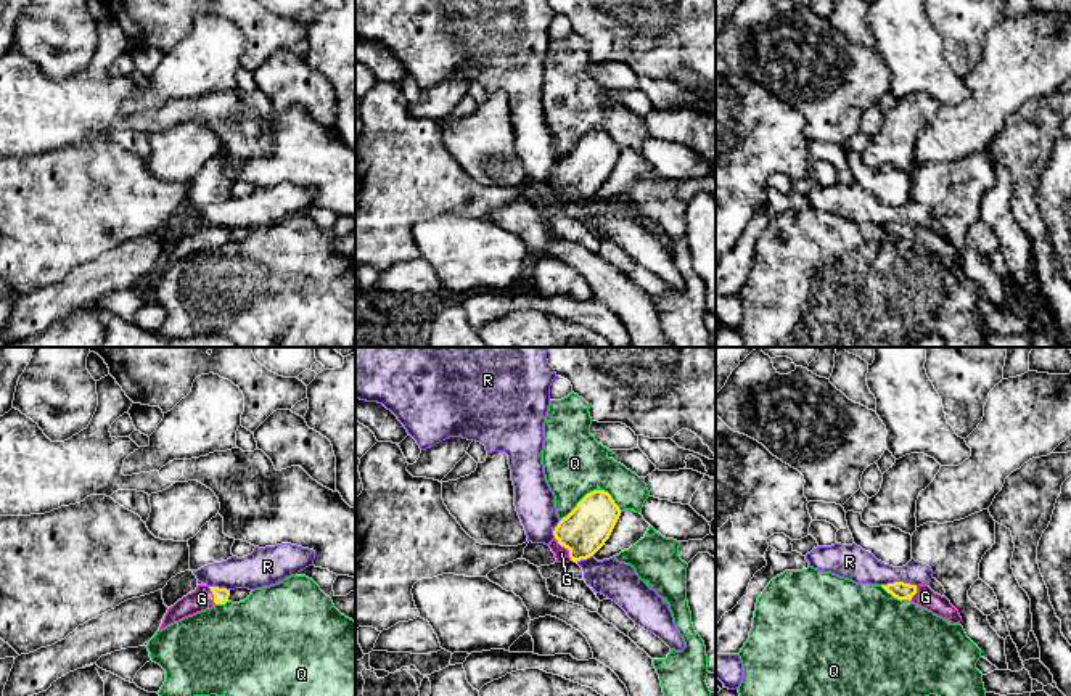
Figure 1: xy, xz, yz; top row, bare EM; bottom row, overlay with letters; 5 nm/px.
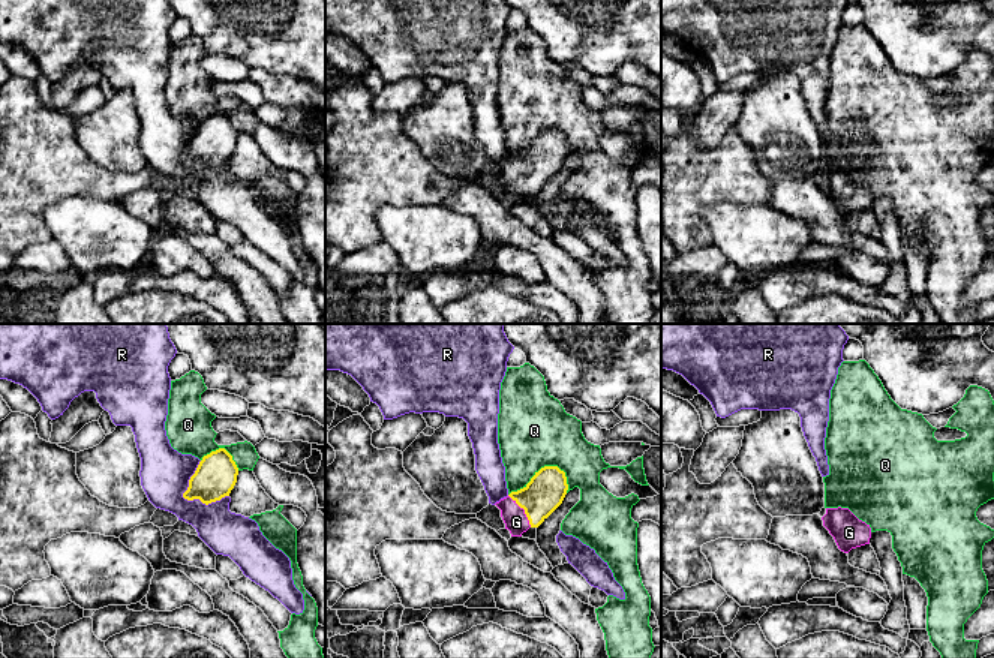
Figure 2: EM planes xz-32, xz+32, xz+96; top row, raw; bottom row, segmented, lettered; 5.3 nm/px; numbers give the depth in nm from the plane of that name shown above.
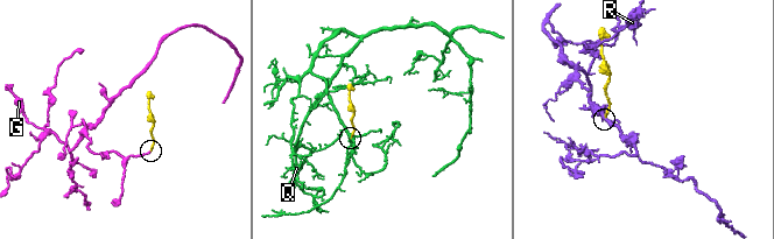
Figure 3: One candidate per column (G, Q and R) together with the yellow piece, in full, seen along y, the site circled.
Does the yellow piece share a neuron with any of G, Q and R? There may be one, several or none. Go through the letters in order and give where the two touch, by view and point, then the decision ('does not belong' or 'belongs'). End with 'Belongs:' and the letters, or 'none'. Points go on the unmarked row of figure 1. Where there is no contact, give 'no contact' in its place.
G: contact xz (566, 187); belongs
Q: contact xz (594, 131); does not belong
R: contact yz (899, 222); does not belong
Belongs: G

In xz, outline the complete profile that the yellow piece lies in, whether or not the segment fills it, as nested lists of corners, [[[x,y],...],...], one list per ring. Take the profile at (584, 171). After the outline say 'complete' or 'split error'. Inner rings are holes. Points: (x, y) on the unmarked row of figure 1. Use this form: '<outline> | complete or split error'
[[[608,132],[587,133],[553,170],[555,178],[548,186],[555,203],[577,203],[593,196],[609,178],[619,156],[621,149]]] | split error

